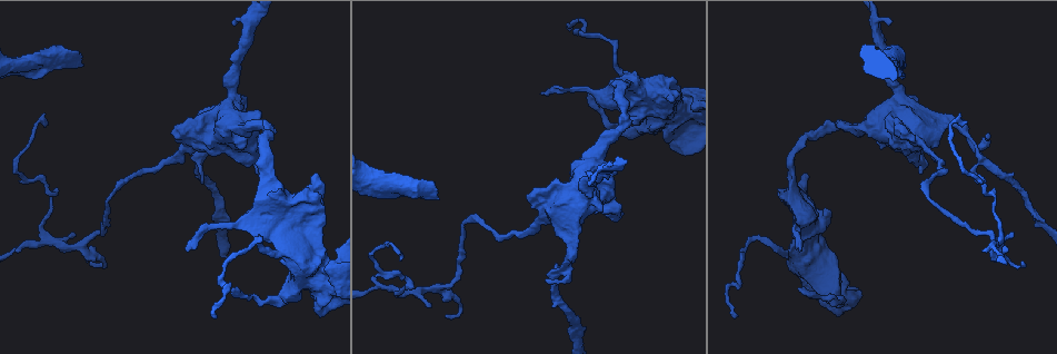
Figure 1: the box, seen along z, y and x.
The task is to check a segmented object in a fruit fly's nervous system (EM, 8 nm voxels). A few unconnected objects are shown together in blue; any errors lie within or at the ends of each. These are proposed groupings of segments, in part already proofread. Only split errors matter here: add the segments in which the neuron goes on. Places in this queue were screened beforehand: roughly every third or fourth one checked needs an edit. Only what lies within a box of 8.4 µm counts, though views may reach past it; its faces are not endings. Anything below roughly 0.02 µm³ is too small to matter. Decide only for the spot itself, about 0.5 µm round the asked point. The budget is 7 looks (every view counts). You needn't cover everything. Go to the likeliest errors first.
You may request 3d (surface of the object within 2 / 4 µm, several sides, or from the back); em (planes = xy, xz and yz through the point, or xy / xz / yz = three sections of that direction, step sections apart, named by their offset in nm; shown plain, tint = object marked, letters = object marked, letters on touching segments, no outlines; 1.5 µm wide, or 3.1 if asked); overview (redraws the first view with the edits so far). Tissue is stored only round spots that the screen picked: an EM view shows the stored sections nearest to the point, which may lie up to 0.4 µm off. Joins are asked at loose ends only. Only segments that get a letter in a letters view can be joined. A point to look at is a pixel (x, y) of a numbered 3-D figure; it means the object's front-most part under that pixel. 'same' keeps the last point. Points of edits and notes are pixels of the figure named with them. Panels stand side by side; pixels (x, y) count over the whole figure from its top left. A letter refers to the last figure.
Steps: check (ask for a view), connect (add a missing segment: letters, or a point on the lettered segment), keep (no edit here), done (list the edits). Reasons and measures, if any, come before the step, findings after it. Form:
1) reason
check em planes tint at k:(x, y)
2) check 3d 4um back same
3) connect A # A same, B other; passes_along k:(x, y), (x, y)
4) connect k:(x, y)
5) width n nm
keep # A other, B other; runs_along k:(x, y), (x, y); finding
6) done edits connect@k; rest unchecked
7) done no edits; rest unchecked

branch stops here
check em xy step 4 letters at 1:(44, 75)

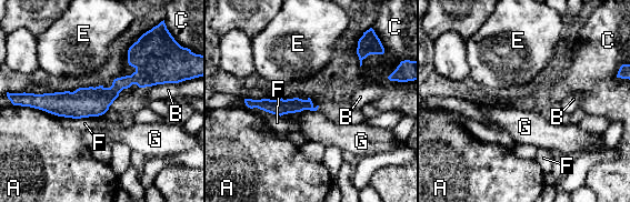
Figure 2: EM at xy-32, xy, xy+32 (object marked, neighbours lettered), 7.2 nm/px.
check em planes letters same

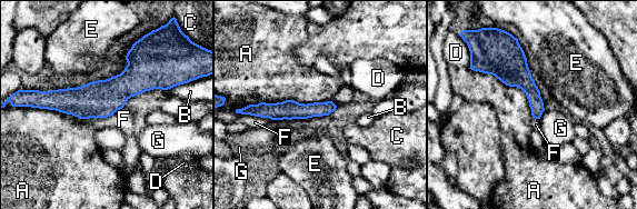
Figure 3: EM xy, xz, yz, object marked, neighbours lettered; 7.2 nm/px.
keep # A other, B other, C other, D other, E other, F other, G other; runs_along 3:(180, 79), (53, 101); no lettered segment goes on from it

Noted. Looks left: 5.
free end
check em planes plain at 1:(988, 133)

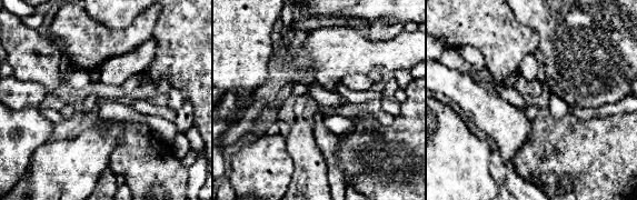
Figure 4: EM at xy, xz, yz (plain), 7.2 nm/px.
check em planes letters same

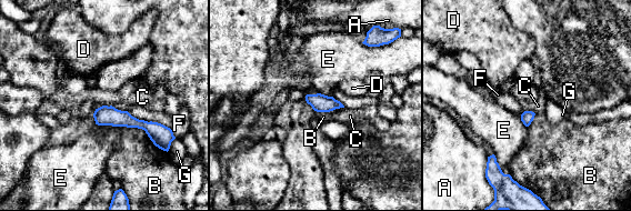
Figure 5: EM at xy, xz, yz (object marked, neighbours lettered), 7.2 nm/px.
width 130 nm
keep # A other, B other, C other, D other, E other, F other, G other; no lettered segment goes on from it

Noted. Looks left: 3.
thin end
check em planes letters at 1:(400, 260)

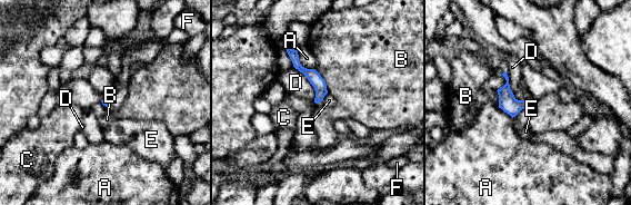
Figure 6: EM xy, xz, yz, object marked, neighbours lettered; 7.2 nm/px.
keep # A other, B other, C other, D other, E other, F other; runs_along 6:(290, 51), (319, 85), (319, 98); none of them fits

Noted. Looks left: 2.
done no edits; rest unchecked

